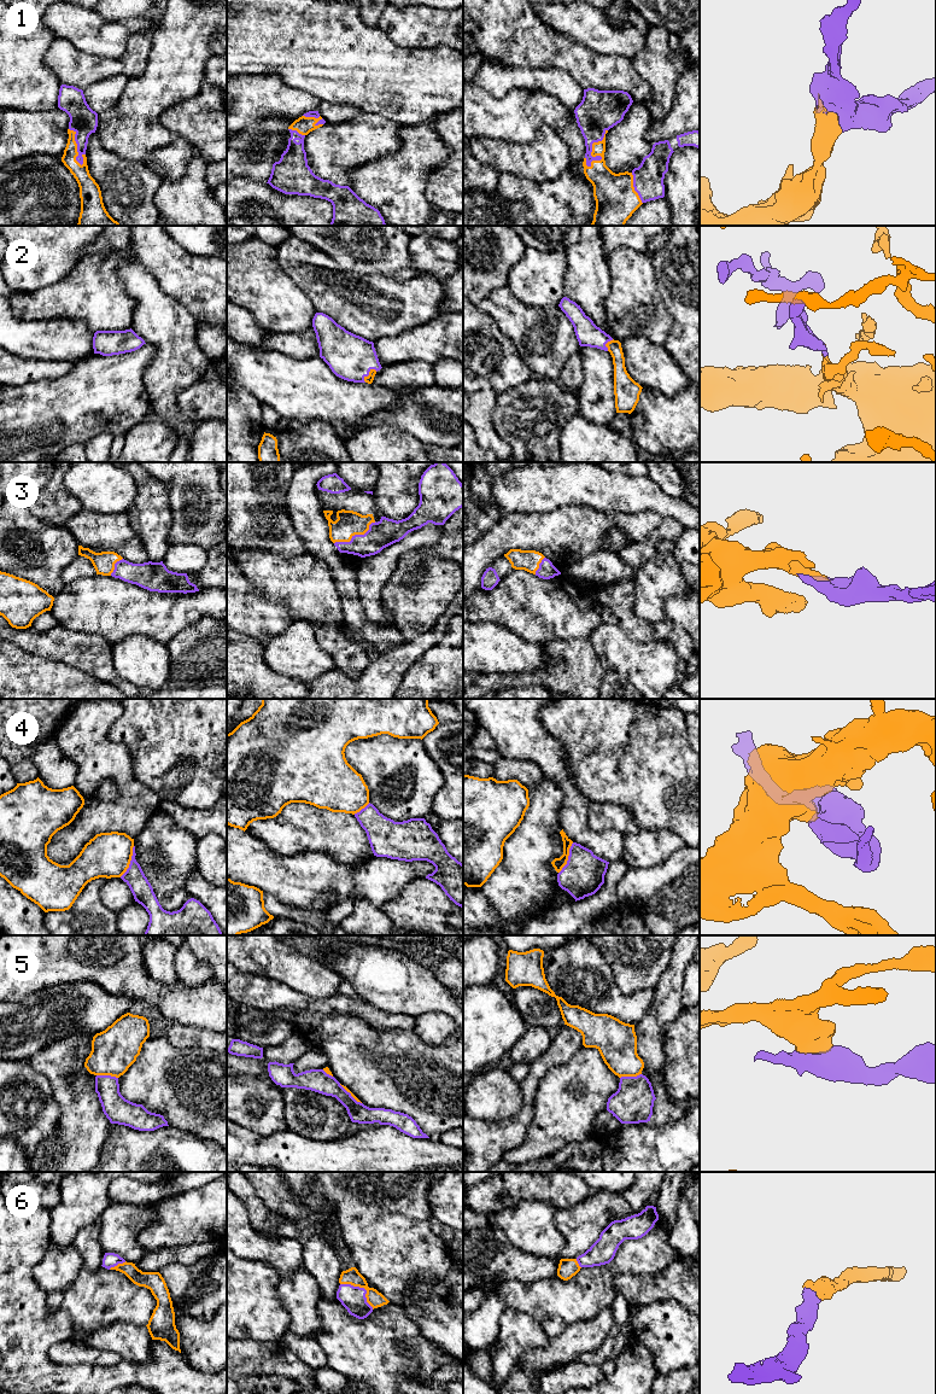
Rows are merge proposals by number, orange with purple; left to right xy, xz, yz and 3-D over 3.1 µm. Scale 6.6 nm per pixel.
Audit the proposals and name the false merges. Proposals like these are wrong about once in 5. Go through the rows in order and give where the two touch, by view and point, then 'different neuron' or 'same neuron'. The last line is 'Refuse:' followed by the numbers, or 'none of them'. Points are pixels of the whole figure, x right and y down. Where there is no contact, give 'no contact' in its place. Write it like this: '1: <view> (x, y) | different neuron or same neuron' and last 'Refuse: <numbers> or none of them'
1: yz (591, 152) | same neuron
2: xz (369, 374) | same neuron
3: xz (356, 534) | same neuron
4: xy (129, 862) | different neuron
5: xy (107, 1074) | different neuron
6: xz (362, 1287) | same neuron
Refuse: 4, 5

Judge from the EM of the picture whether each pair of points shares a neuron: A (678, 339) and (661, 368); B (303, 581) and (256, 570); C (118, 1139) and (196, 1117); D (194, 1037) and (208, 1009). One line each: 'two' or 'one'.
A: two
B: one
C: two
D: two

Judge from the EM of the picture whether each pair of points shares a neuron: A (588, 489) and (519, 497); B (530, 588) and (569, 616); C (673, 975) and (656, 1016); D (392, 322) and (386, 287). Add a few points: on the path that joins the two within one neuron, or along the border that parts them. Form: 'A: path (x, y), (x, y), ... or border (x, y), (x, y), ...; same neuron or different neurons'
A: path (571, 489), (536, 489); same neuron
B: path (539, 598), (560, 616); same neuron
C: path (670, 985), (668, 1004), (666, 1007); same neuron
D: path (392, 314), (392, 310), (386, 304), (386, 296); same neuron

